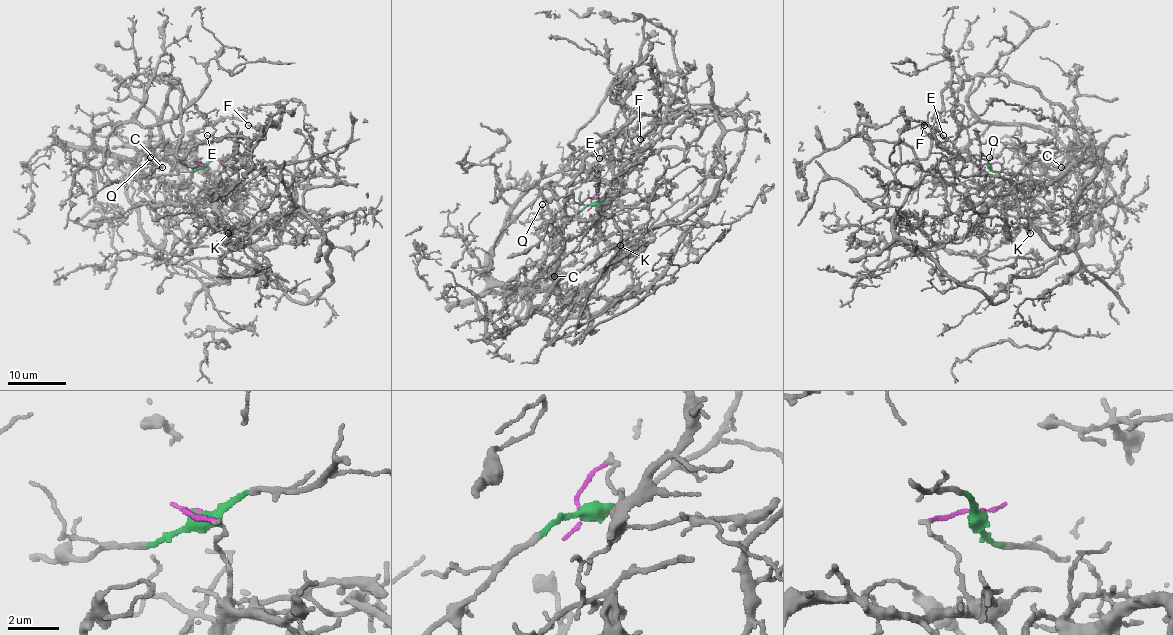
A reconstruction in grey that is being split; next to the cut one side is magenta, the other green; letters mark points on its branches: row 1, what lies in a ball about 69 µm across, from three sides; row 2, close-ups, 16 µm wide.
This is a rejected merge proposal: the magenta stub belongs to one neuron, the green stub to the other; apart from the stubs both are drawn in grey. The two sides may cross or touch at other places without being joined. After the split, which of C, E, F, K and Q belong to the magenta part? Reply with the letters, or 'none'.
K

